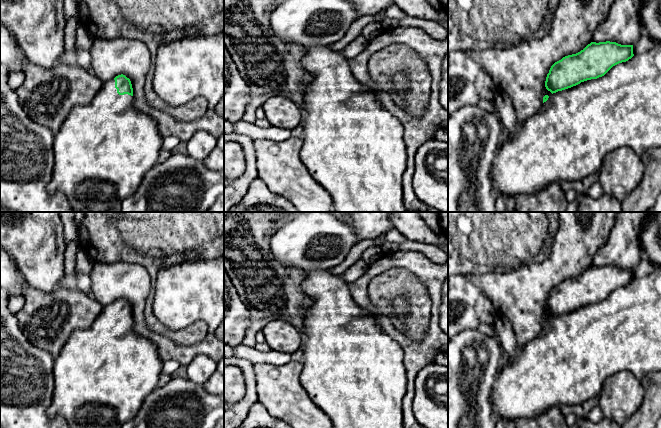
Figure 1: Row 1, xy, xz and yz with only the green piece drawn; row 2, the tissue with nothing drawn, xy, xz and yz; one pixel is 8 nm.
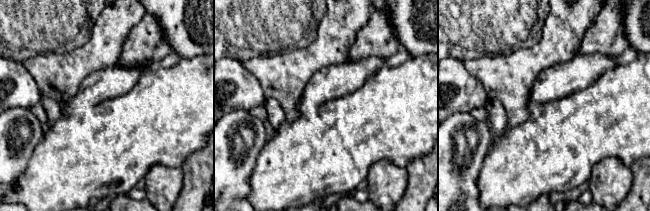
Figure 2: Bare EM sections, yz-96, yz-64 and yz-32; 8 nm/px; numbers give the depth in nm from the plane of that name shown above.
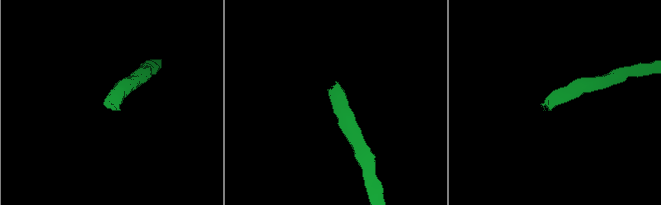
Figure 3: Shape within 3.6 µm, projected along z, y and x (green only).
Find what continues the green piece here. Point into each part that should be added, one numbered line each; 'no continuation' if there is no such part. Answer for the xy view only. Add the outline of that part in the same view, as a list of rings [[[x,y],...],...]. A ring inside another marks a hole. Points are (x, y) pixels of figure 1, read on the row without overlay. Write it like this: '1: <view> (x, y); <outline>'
1: xy (102, 375); [[[111,303],[104,307],[103,311],[87,329],[73,332],[67,343],[62,347],[59,355],[55,358],[53,367],[54,389],[52,403],[47,410],[49,417],[61,416],[67,422],[69,428],[122,428],[122,426],[136,416],[144,399],[157,387],[161,375],[163,360],[158,355],[158,348],[154,342],[140,336],[133,330],[134,321],[128,318],[119,319],[115,312],[115,304]]]

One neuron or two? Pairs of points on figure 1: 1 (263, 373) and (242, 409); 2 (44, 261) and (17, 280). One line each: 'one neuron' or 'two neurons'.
1: two neurons
2: two neurons

